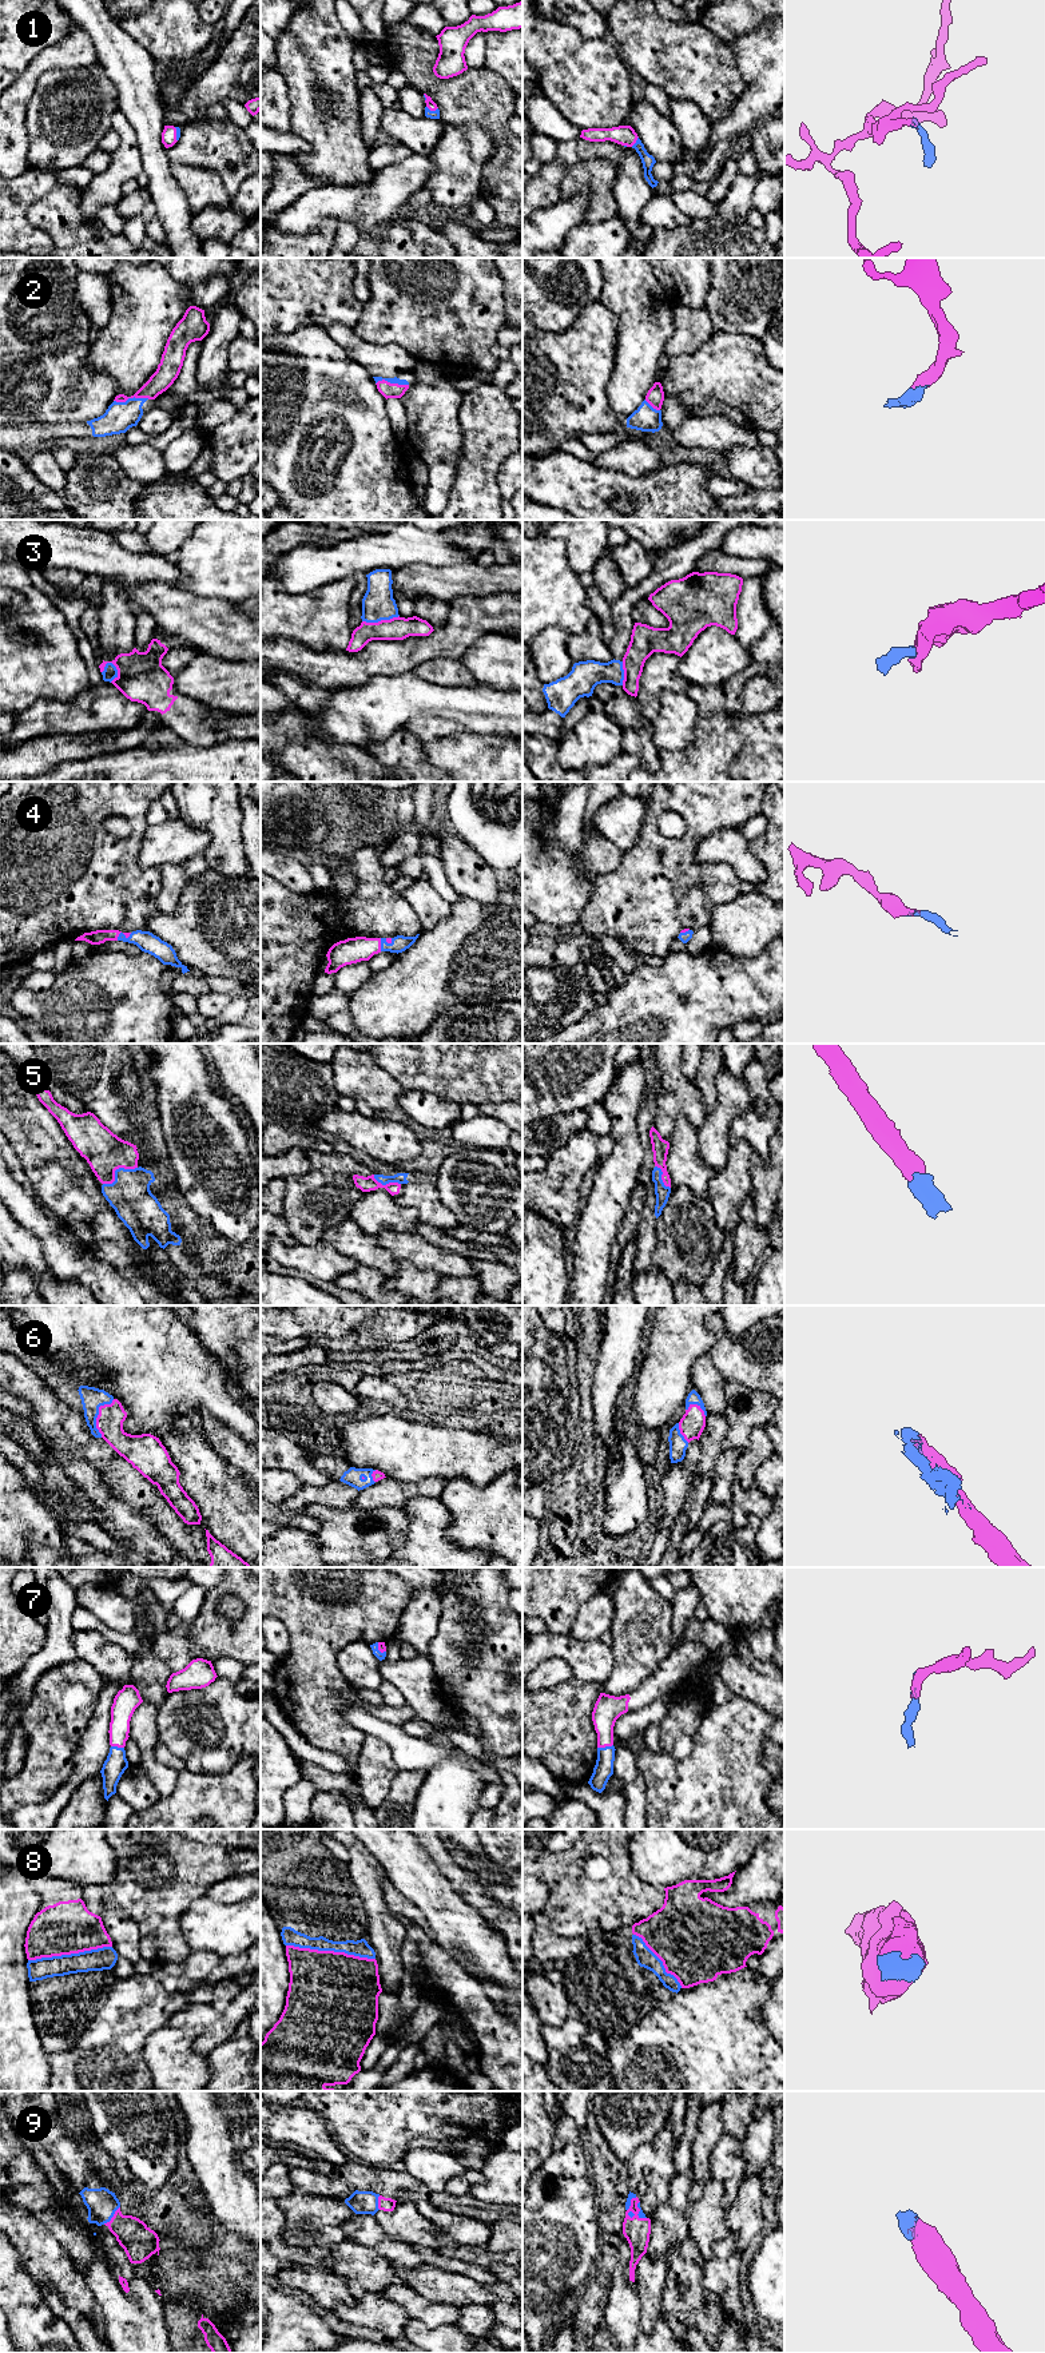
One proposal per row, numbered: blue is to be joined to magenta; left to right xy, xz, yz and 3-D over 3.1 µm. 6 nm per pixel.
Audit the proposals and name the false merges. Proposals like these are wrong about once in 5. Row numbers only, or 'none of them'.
3

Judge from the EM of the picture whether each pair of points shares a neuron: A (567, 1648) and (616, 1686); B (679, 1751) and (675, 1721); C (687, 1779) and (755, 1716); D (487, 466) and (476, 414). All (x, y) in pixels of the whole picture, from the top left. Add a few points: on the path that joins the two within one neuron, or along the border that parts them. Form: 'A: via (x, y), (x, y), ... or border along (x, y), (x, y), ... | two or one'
A: border along (612, 1648), (614, 1668), (608, 1678), (600, 1685) | two
B: border along (691, 1735), (682, 1736), (670, 1752) | two
C: via (704, 1763), (738, 1729) | one
D: via (485, 453), (485, 428) | one

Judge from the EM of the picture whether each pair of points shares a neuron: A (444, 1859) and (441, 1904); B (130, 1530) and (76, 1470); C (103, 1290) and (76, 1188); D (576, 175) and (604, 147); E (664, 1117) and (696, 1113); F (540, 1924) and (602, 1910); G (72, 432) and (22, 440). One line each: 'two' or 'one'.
A: two
B: one
C: two
D: two
E: one
F: two
G: one

